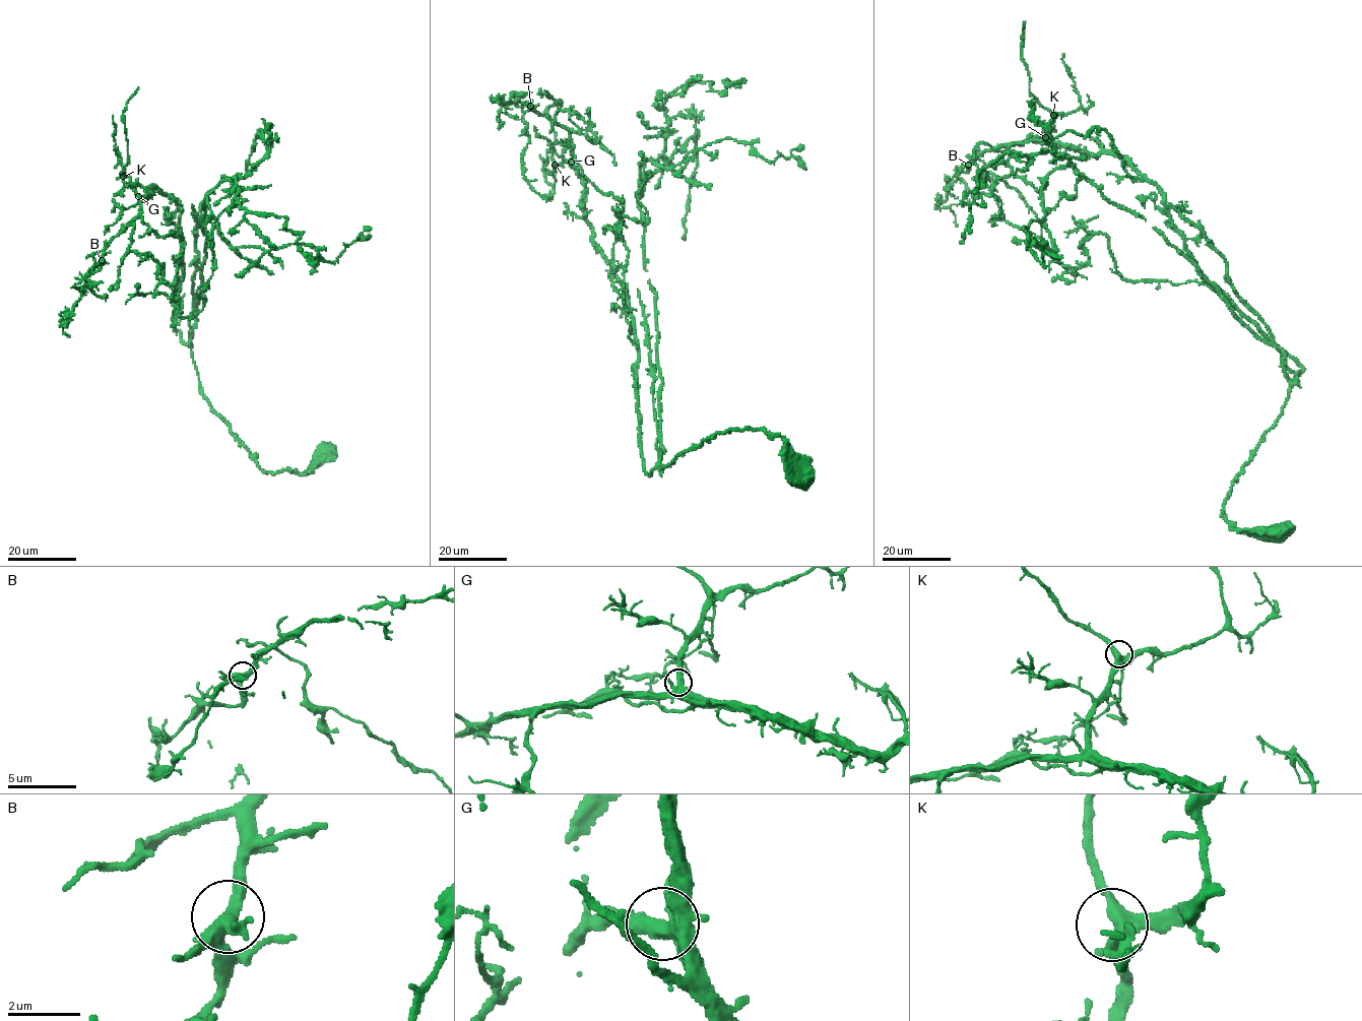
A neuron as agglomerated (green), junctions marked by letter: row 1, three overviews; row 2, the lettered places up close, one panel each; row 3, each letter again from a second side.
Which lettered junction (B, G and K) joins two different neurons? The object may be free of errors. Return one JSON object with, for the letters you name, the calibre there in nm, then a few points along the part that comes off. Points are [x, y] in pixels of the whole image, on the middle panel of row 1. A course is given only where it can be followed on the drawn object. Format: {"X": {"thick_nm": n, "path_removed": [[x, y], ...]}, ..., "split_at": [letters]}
{"split_at": []}

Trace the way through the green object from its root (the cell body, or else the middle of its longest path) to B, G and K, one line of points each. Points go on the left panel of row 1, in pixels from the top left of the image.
B: (323, 454), (302, 474), (265, 472), (205, 398), (174, 325), (184, 255), (174, 198), (147, 190), (101, 260)
G: (323, 454), (302, 474), (265, 472), (211, 407), (174, 325), (181, 206), (155, 187), (138, 196)
K: (323, 454), (302, 474), (265, 472), (211, 407), (174, 325), (181, 206), (155, 187), (143, 198), (123, 176)

